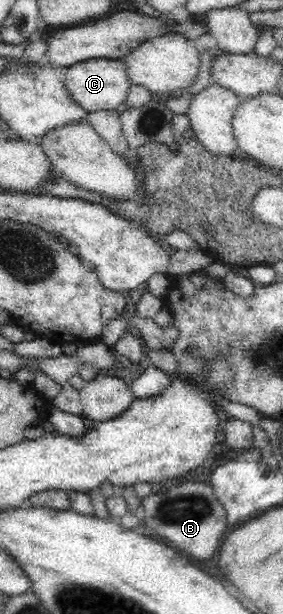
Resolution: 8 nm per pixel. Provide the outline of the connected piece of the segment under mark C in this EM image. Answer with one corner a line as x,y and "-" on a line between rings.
93,59
73,64
67,68
64,83
73,100
90,113
116,109
127,100
129,88
133,85
129,81
125,59

